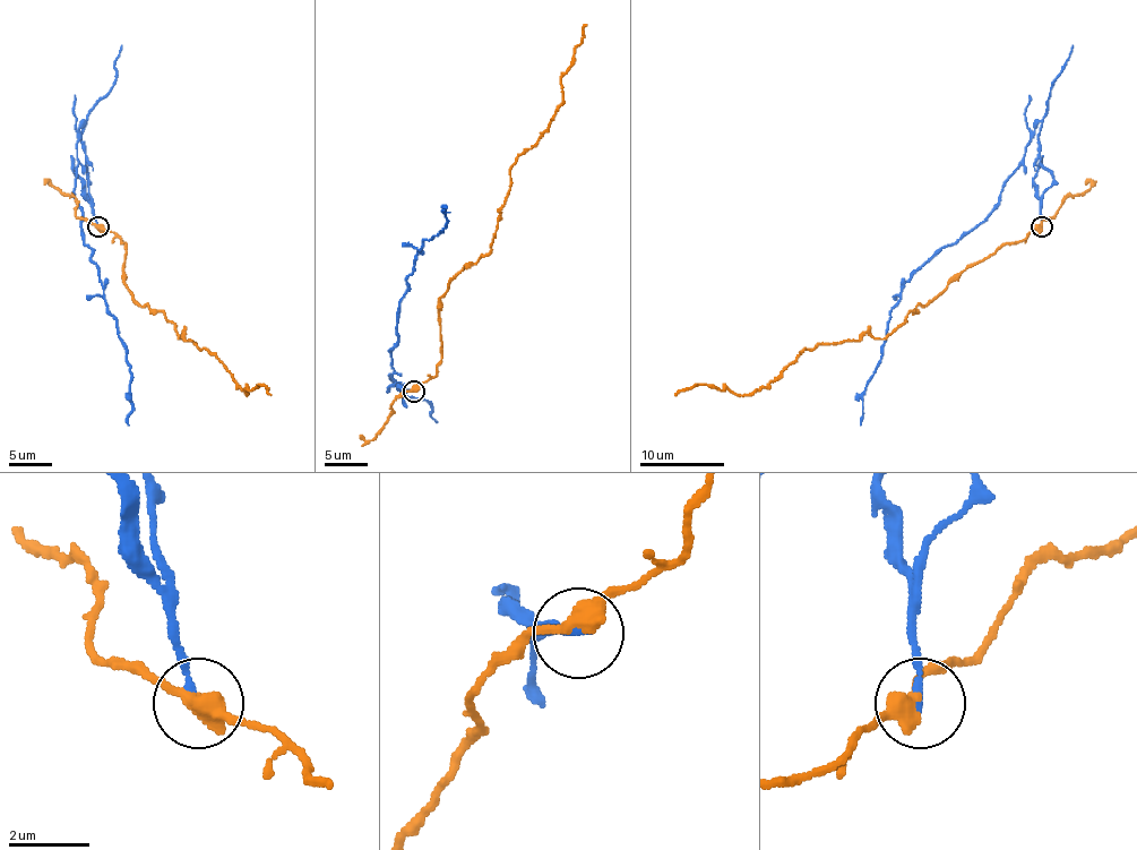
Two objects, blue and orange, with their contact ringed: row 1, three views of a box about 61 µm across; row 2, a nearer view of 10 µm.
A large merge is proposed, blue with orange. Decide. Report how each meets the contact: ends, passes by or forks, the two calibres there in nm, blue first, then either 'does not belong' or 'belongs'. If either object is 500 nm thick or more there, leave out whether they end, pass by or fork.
blue ends; orange passes by; calibres 240 and 440 nm; does not belong

